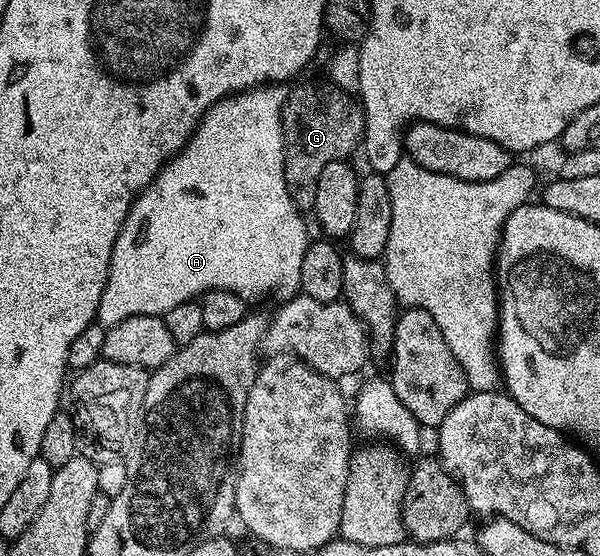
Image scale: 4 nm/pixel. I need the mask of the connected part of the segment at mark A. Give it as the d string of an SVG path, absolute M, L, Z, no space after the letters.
M282 83L257 85L255 89L246 89L243 93L236 93L233 97L225 97L218 101L198 122L194 128L194 135L186 142L186 147L175 153L161 171L154 177L154 182L147 189L143 189L134 198L134 205L128 211L128 219L124 219L124 227L116 239L116 247L112 251L112 263L108 271L108 283L104 287L104 295L100 299L100 307L96 320L107 327L120 323L132 315L152 315L160 317L176 303L193 301L201 298L202 294L213 289L224 289L240 294L248 303L254 303L257 297L266 297L269 293L278 292L279 298L289 299L300 289L300 263L304 263L304 251L308 244L306 237L306 221L294 200L284 179L284 155L286 144L282 134L282 108L286 102L287 86Z

